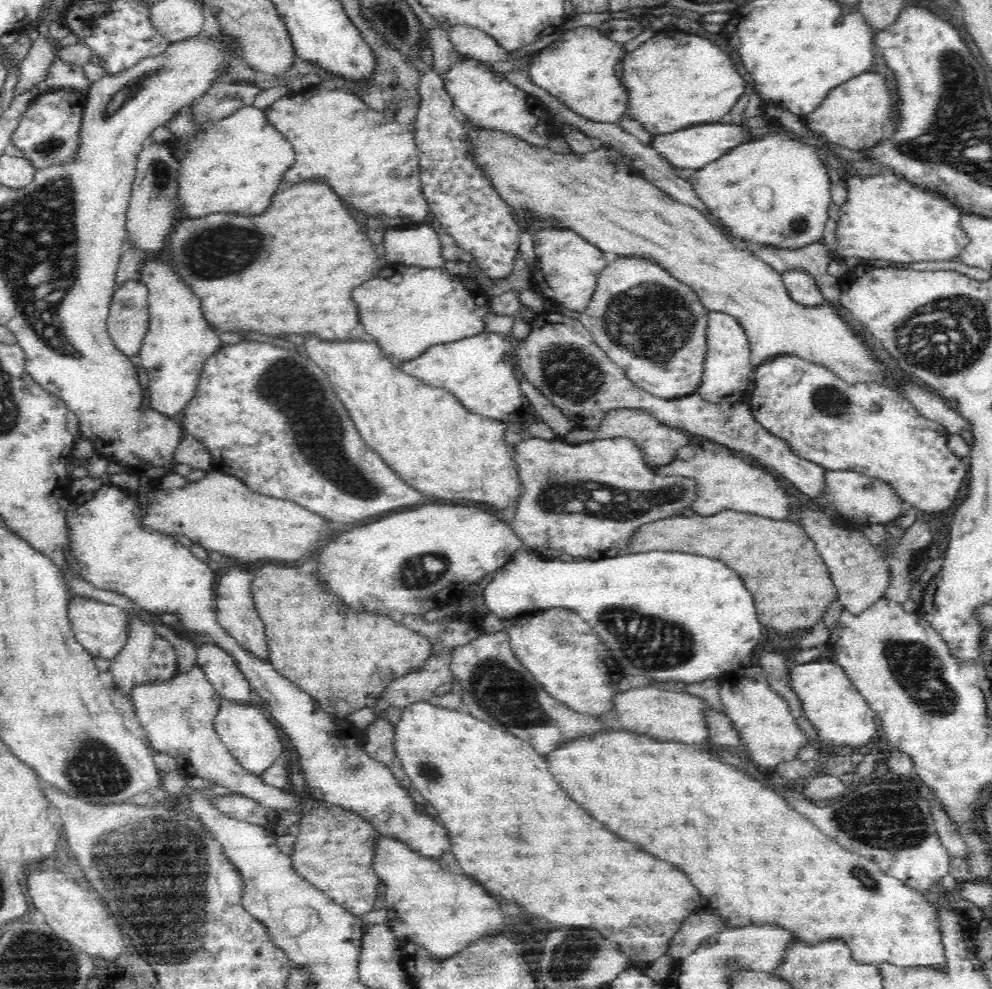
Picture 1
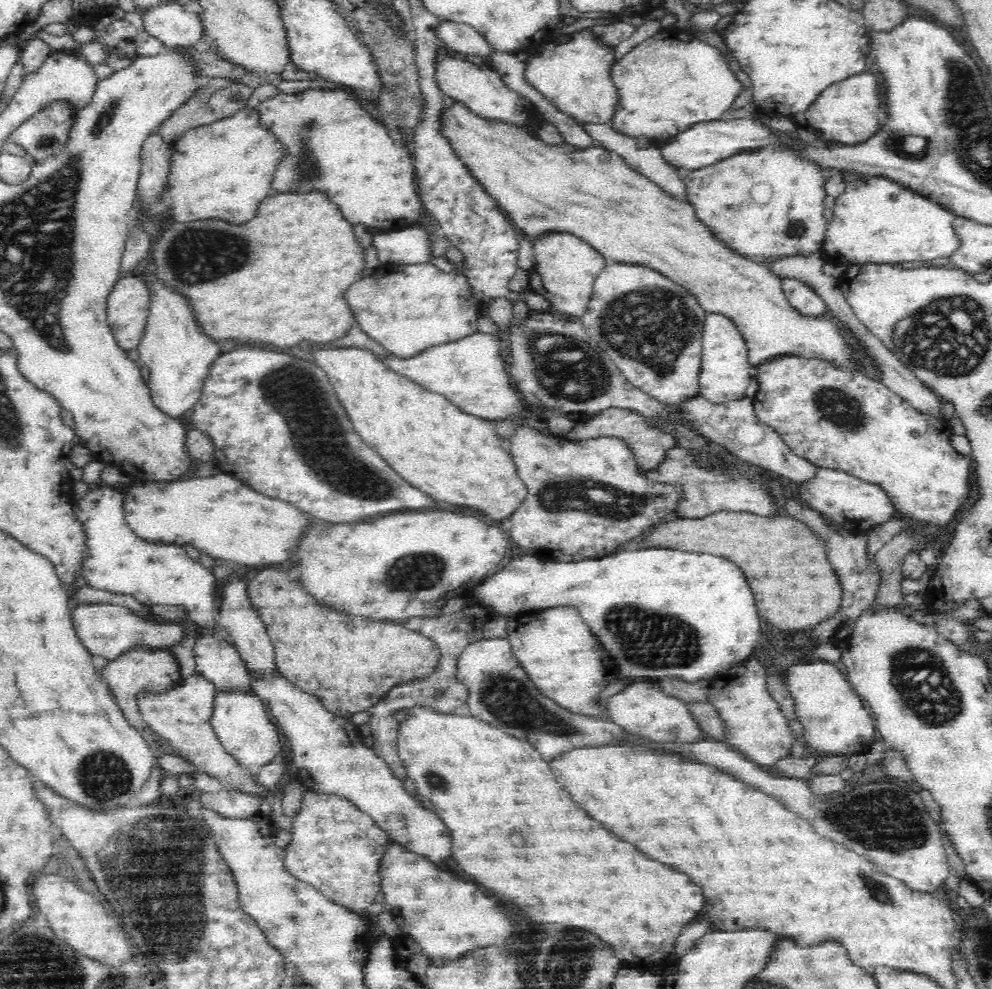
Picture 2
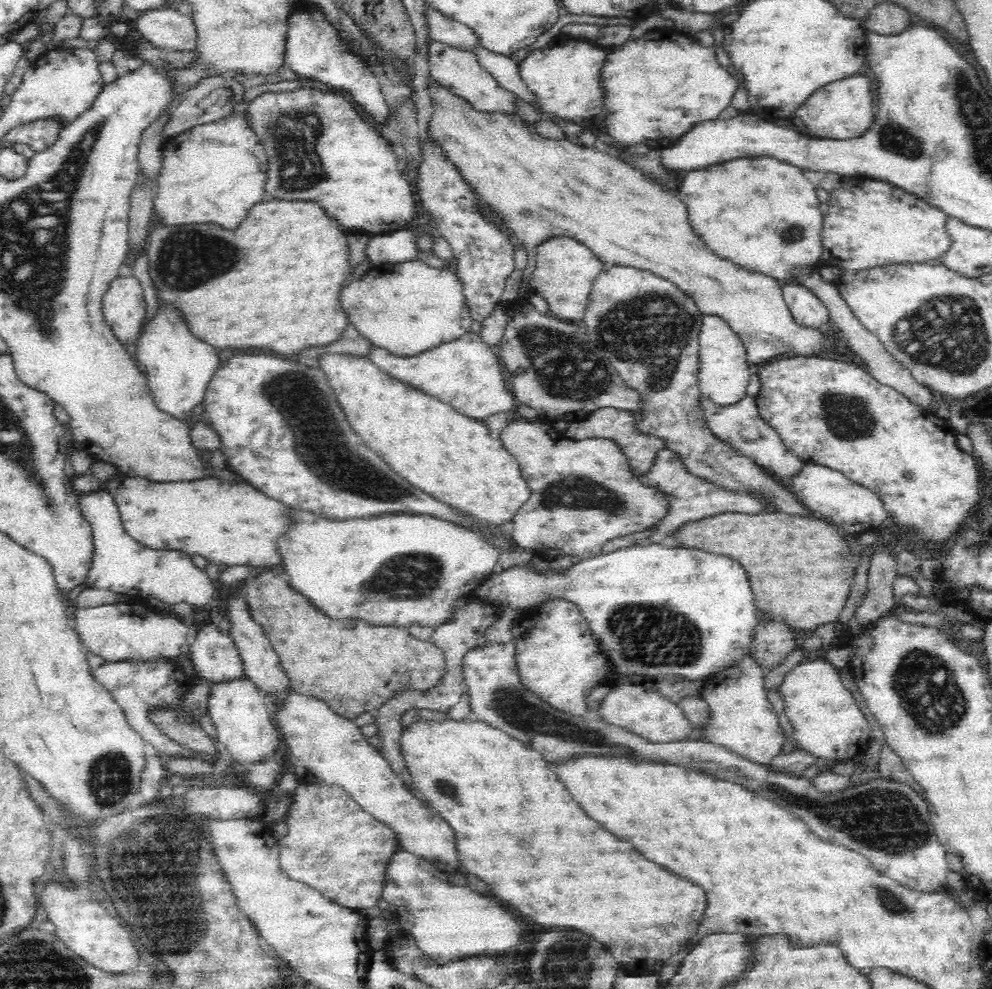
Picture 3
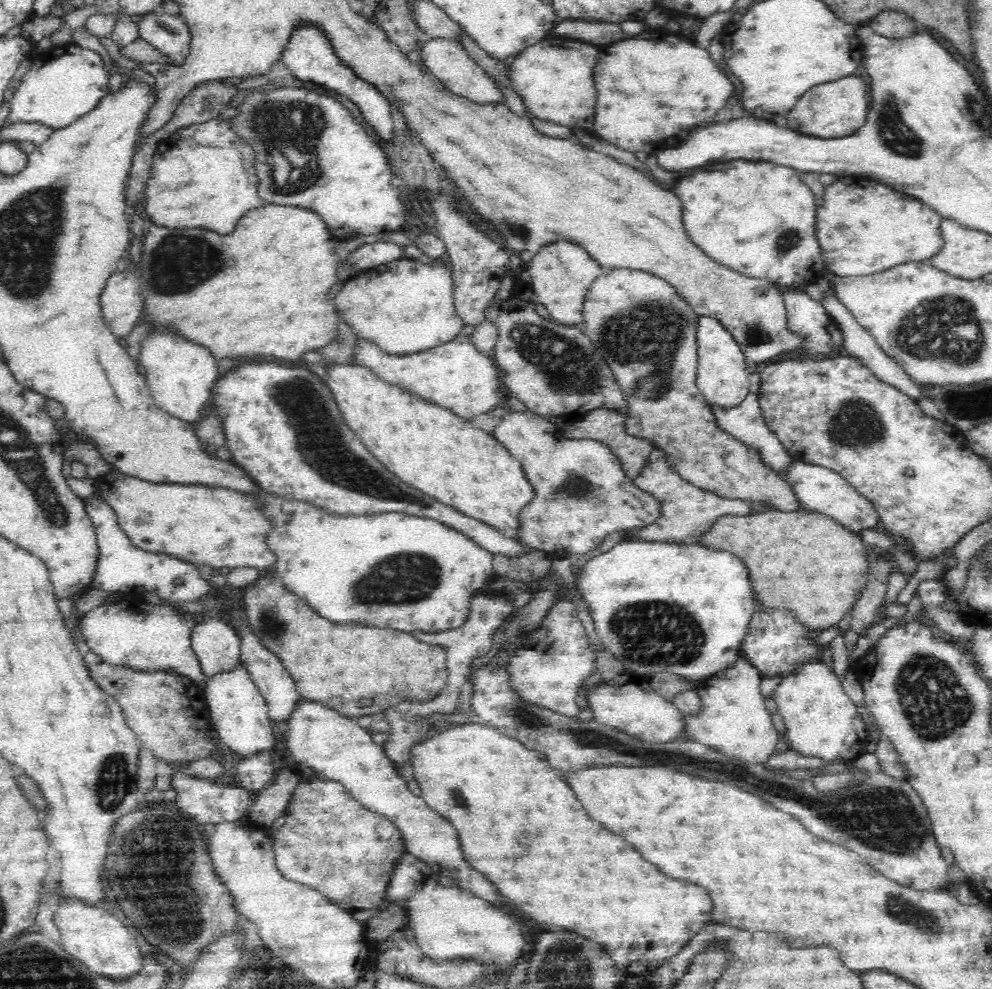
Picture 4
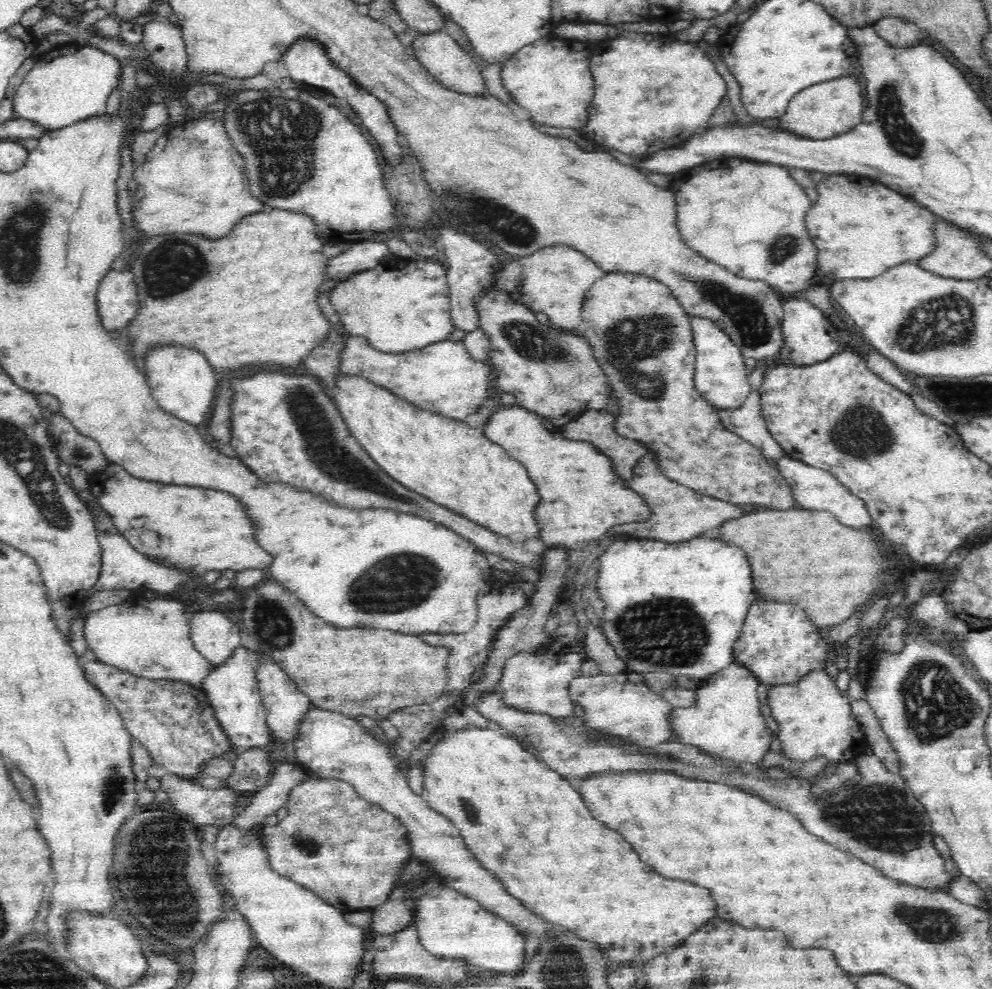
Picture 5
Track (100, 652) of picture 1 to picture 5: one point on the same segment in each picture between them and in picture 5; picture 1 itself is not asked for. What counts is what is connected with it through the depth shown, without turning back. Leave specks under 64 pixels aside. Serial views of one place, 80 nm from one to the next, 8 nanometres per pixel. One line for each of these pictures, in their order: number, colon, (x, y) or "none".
2: (107, 630)
3: (113, 631)
4: (146, 637)
5: (150, 638)

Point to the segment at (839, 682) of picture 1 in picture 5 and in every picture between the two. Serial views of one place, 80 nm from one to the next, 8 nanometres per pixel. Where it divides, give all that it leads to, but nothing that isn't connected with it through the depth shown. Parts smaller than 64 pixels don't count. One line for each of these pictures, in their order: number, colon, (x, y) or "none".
2: (837, 721)
3: (828, 722)
4: (822, 721)
5: (816, 719)

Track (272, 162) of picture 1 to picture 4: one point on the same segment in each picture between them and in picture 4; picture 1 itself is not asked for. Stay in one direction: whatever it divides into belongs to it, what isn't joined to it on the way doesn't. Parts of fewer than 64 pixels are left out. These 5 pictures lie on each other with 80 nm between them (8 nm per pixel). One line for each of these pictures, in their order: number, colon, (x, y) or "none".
2: (224, 170)
3: (215, 172)
4: (201, 177)

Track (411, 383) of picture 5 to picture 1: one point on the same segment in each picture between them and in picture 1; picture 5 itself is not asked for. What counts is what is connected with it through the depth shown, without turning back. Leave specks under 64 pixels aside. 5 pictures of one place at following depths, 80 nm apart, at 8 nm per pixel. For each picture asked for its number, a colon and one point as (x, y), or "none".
1: (475, 370)
2: (470, 373)
3: (466, 373)
4: (455, 375)

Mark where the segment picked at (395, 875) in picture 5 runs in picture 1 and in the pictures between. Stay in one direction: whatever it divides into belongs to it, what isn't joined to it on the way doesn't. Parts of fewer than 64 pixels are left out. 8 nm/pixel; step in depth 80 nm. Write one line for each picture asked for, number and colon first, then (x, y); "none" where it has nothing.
1: (334, 849)
2: (335, 847)
3: (333, 845)
4: (331, 842)

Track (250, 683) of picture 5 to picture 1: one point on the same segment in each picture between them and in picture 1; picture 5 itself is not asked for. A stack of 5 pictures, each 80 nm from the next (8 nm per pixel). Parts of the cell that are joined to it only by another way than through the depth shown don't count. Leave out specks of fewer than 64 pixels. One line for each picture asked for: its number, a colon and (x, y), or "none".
1: (250, 737)
2: (240, 720)
3: (240, 712)
4: (238, 711)

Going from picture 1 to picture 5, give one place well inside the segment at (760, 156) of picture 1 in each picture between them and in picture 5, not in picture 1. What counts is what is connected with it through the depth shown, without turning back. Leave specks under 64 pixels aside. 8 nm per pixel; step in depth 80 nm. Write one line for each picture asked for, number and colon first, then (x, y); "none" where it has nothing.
2: (733, 197)
3: (727, 207)
4: (758, 218)
5: (721, 200)

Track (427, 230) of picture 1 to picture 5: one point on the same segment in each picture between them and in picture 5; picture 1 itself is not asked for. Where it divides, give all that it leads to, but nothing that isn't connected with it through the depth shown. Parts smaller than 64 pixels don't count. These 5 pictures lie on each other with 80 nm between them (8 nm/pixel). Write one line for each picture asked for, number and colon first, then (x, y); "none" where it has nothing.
2: (412, 245)
3: (399, 246)
4: (369, 255)
5: (364, 255)

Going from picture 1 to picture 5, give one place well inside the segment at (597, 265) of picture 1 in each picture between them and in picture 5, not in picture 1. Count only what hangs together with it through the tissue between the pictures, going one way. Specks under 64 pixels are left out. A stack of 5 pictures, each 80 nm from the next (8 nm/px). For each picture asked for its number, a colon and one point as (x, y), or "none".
2: (566, 268)
3: (565, 269)
4: (560, 275)
5: (554, 280)

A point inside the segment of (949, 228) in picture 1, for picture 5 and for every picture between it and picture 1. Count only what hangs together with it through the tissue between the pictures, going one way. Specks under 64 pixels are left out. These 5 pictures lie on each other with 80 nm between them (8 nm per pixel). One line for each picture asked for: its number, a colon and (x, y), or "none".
2: (876, 220)
3: (870, 223)
4: (863, 226)
5: (861, 228)

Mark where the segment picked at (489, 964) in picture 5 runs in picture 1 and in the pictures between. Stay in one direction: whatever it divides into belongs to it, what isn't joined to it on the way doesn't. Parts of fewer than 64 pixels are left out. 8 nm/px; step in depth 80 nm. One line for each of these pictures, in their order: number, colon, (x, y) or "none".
1: (443, 912)
2: (447, 916)
3: (448, 921)
4: (449, 923)

